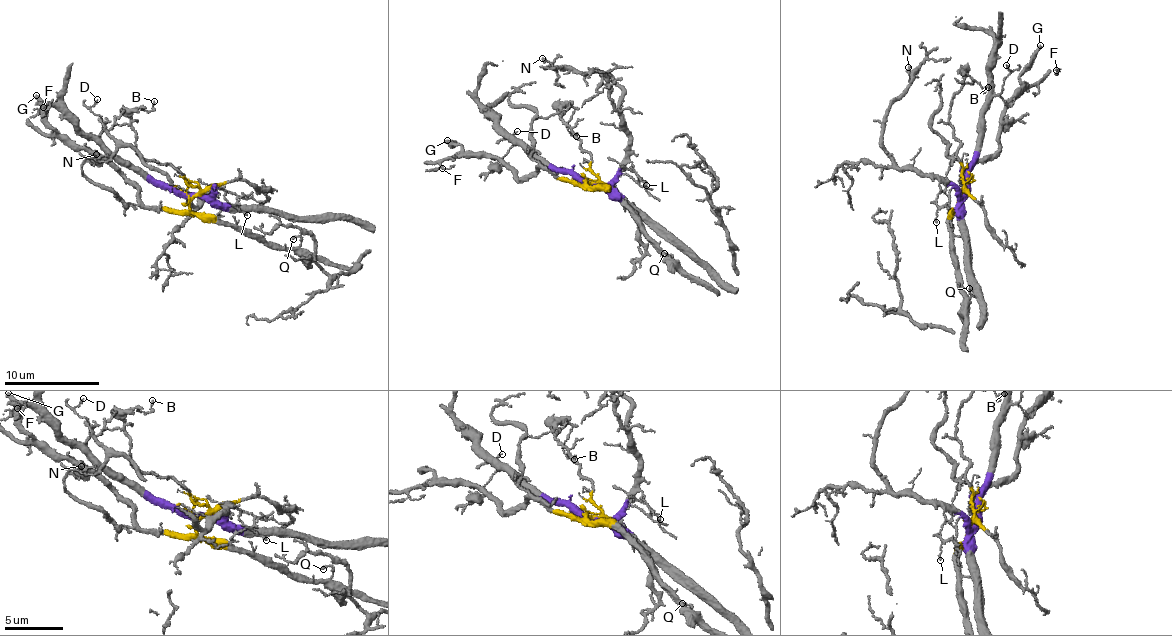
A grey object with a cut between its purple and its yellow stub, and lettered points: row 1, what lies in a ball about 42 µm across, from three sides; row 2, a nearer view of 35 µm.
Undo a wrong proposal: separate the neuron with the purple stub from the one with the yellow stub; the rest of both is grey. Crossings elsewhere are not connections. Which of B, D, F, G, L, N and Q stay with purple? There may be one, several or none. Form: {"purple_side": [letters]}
{"purple_side": ["D", "L", "N"]}

